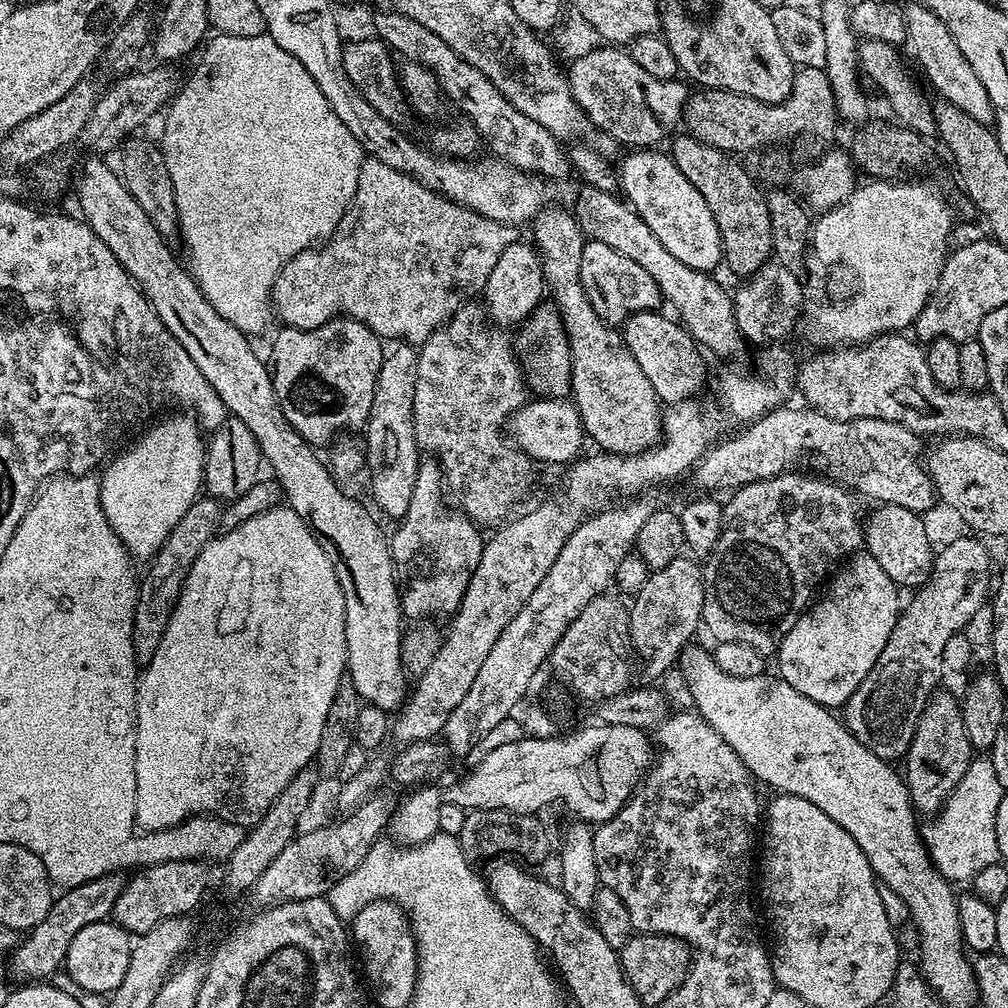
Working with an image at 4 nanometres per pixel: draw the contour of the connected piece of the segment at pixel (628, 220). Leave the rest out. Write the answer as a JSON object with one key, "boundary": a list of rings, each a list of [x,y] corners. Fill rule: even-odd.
{"boundary":[[[587,186],[581,189],[576,208],[574,207],[574,215],[585,237],[588,240],[606,242],[606,246],[618,250],[618,254],[642,266],[642,270],[646,270],[646,274],[650,274],[650,278],[658,282],[661,297],[667,303],[668,300],[672,303],[671,311],[688,329],[701,349],[709,353],[712,351],[716,356],[736,356],[746,348],[746,341],[734,318],[732,296],[718,281],[712,280],[716,278],[707,272],[699,272],[686,266],[686,262],[678,262],[678,258],[674,258],[674,254],[670,254],[670,250],[666,250],[662,242],[658,242],[654,230],[650,230],[650,226],[646,226],[640,215],[619,195]]]}

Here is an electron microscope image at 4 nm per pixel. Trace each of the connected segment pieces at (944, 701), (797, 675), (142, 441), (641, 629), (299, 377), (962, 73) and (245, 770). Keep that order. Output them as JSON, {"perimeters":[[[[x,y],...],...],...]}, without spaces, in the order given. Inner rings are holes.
{"perimeters":[[[[937,691],[928,700],[928,705],[920,715],[918,730],[914,730],[910,750],[902,761],[902,775],[908,785],[908,796],[912,799],[912,807],[920,814],[939,812],[958,782],[962,782],[962,774],[966,774],[974,759],[972,743],[970,738],[966,738],[959,699],[944,691]]],[[[864,550],[847,557],[827,584],[828,593],[805,608],[782,638],[778,675],[790,682],[798,694],[806,694],[824,708],[840,710],[878,662],[901,608],[895,593],[898,585]]],[[[195,415],[168,416],[161,424],[154,425],[145,436],[138,437],[121,456],[113,455],[107,461],[108,469],[106,464],[104,476],[99,477],[102,510],[106,514],[108,525],[112,527],[114,534],[118,534],[129,556],[137,561],[147,562],[156,555],[166,542],[170,530],[178,526],[178,518],[182,518],[182,514],[186,514],[186,510],[190,510],[190,506],[201,495],[206,440],[200,435],[202,429]]],[[[682,554],[670,566],[662,566],[662,570],[649,575],[646,586],[638,590],[638,594],[631,597],[628,608],[628,639],[631,647],[649,664],[652,668],[657,668],[660,674],[667,673],[680,659],[680,653],[689,647],[692,635],[696,628],[701,627],[702,606],[704,605],[704,569],[695,559]]],[[[338,316],[317,328],[284,326],[279,330],[281,332],[272,340],[270,375],[272,389],[284,419],[294,426],[304,441],[313,446],[324,444],[327,440],[335,441],[335,436],[347,428],[363,429],[368,423],[370,406],[374,402],[374,386],[378,386],[378,370],[382,370],[386,351],[381,337],[350,316]]],[[[922,2],[905,7],[903,14],[908,35],[907,47],[912,47],[912,52],[924,71],[923,79],[932,83],[931,91],[936,91],[935,95],[947,104],[958,106],[958,110],[966,110],[966,114],[970,114],[970,118],[977,122],[991,125],[996,119],[996,111],[990,102],[990,94],[986,94],[986,86],[982,86],[978,74],[974,74],[974,66],[966,62],[966,54],[958,50],[958,42],[954,42],[954,34],[950,34],[946,22],[942,22],[942,18],[938,18],[938,14],[934,14],[934,10],[930,10]]],[[[277,506],[242,522],[242,526],[227,529],[223,534],[217,535],[215,540],[211,540],[198,554],[194,566],[190,566],[190,574],[184,583],[182,594],[178,598],[178,606],[174,606],[174,614],[170,618],[170,626],[166,626],[166,634],[162,634],[162,642],[158,642],[158,650],[154,650],[154,658],[139,673],[136,686],[136,761],[134,770],[136,771],[136,827],[141,833],[145,832],[165,832],[167,828],[173,828],[175,824],[181,824],[182,821],[190,819],[192,816],[201,814],[214,816],[222,820],[230,820],[234,824],[240,824],[248,830],[274,806],[275,800],[290,785],[290,782],[300,772],[305,771],[315,761],[316,751],[319,743],[322,741],[322,728],[325,725],[326,714],[329,713],[330,704],[334,699],[335,691],[338,690],[338,680],[348,667],[348,651],[346,650],[346,606],[344,605],[344,595],[342,586],[338,582],[338,574],[334,574],[334,566],[330,558],[326,558],[326,550],[318,546],[314,534],[298,518],[298,514],[293,508],[287,506]]]]}

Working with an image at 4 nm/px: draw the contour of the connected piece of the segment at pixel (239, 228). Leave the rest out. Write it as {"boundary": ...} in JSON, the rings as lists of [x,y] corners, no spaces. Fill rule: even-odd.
{"boundary":[[[216,34],[207,41],[199,56],[200,61],[197,62],[192,77],[183,81],[180,91],[172,97],[163,113],[164,133],[158,137],[158,145],[164,153],[166,170],[169,171],[170,181],[174,186],[179,220],[178,236],[184,239],[184,252],[188,255],[186,269],[189,275],[196,280],[210,306],[214,306],[214,310],[218,310],[218,314],[222,314],[226,322],[233,324],[242,333],[253,334],[252,332],[260,332],[267,326],[268,316],[270,320],[272,287],[282,266],[299,252],[305,252],[307,248],[327,240],[336,228],[336,223],[344,217],[356,193],[358,170],[366,153],[354,138],[354,134],[350,134],[350,130],[342,126],[342,118],[338,118],[338,114],[330,110],[330,102],[322,98],[322,90],[318,90],[314,78],[306,74],[306,66],[302,66],[298,58],[282,50],[282,46],[278,46],[278,42],[274,42],[267,34],[254,38]]]}

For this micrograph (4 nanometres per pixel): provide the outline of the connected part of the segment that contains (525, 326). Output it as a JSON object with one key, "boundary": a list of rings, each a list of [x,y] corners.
{"boundary":[[[541,306],[533,310],[515,329],[514,336],[518,341],[524,383],[529,393],[549,400],[567,397],[572,390],[572,359],[568,337],[564,335],[564,323],[555,307]]]}

